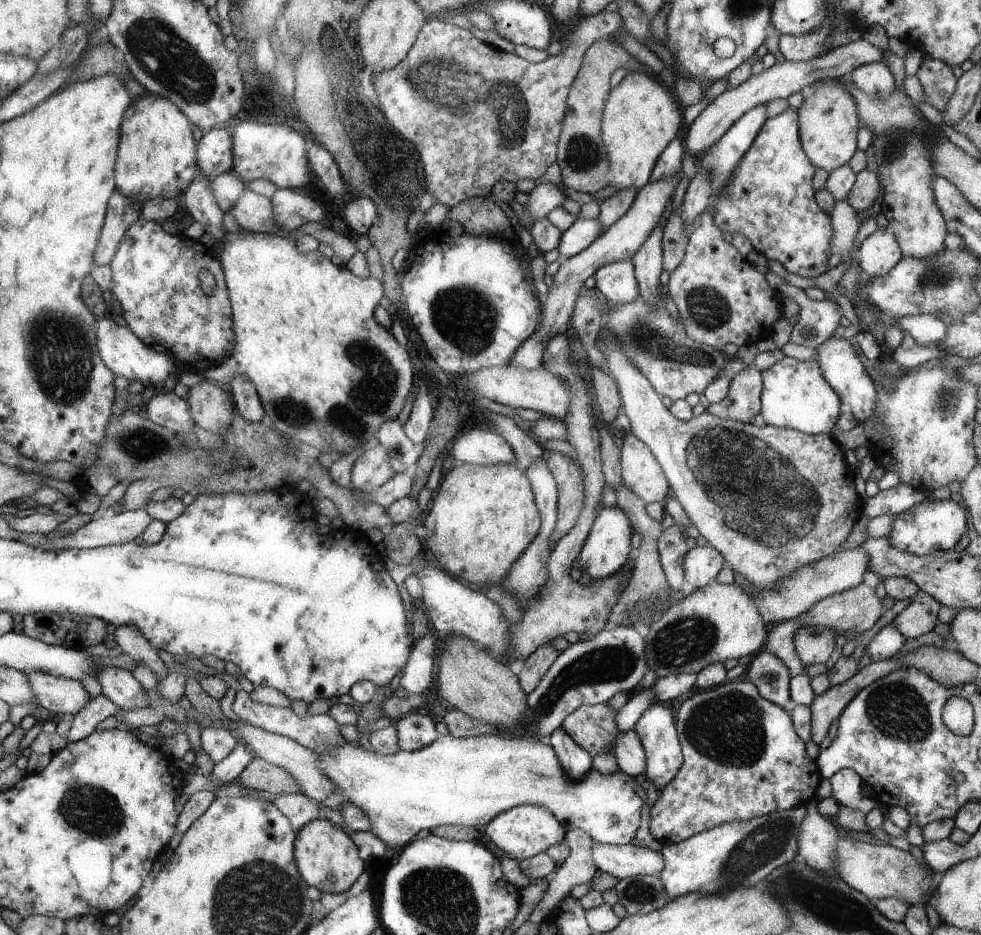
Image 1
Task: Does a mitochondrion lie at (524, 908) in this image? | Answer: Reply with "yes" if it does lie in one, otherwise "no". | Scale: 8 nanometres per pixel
no

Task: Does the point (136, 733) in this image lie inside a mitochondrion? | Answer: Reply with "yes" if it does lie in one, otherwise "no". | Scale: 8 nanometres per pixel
no

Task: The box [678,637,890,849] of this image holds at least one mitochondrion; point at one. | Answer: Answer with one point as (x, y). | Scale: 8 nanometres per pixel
(728, 728)

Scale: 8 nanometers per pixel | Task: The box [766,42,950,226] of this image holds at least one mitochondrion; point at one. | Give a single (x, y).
(894, 150)

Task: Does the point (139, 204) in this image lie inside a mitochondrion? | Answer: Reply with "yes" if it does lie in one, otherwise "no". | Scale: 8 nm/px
no

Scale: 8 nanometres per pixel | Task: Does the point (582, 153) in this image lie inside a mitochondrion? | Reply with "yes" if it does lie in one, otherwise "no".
yes

